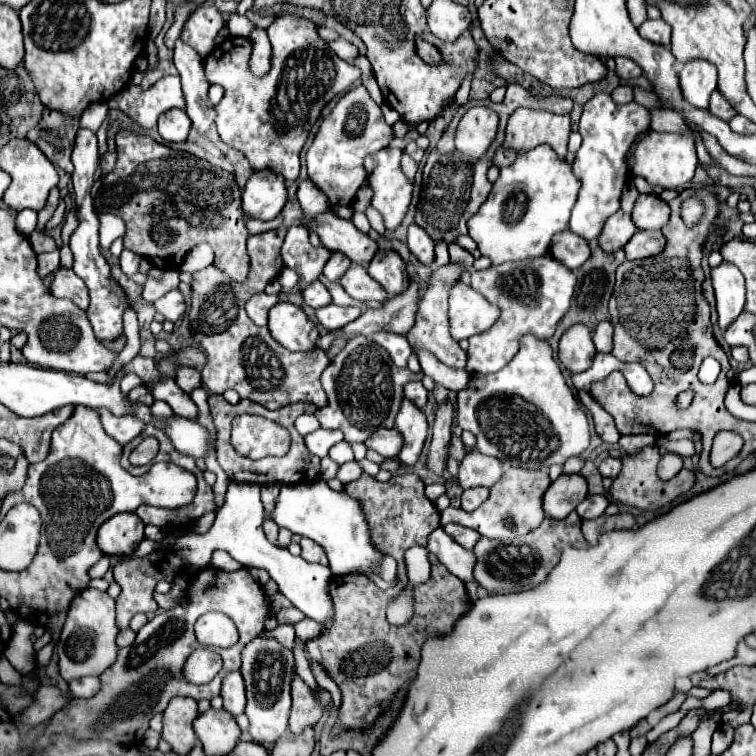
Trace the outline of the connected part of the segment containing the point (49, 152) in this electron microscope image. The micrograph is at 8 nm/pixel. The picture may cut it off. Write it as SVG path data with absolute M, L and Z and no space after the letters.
M45 107L41 121L27 133L27 139L33 141L55 167L73 173L71 151L75 145L77 131L79 131L79 117Z

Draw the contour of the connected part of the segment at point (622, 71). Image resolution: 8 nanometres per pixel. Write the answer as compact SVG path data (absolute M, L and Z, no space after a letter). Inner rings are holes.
M615 57L615 63L617 63L617 75L621 79L637 79L641 75L641 67L627 57Z

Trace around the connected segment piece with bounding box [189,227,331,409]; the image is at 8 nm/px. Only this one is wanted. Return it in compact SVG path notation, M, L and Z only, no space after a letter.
M281 227L281 229L275 229L275 231L267 231L267 233L249 237L247 251L249 251L249 257L251 257L251 271L247 275L247 279L241 281L241 283L227 277L215 265L209 265L209 267L193 273L189 327L191 327L191 337L193 337L195 345L199 349L203 349L205 355L207 355L207 363L201 369L201 381L207 387L209 393L223 393L225 389L235 389L241 397L245 397L249 401L255 401L255 403L259 403L259 405L263 405L267 409L281 409L285 405L299 403L299 401L313 403L315 407L325 407L327 405L327 395L325 395L325 391L323 391L323 387L319 383L319 375L331 363L329 357L325 355L325 351L315 347L315 349L311 349L307 353L291 353L283 345L279 345L275 339L271 339L267 327L253 325L253 321L245 313L247 299L251 299L257 293L263 293L267 283L273 281L281 273L283 261L281 261L279 251L281 251L285 233L287 233L287 229Z

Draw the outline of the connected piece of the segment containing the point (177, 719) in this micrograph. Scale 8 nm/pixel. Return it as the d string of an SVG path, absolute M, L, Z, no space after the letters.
M175 697L163 711L163 739L173 747L177 755L187 755L197 741L191 727L197 717L197 701L191 697Z

